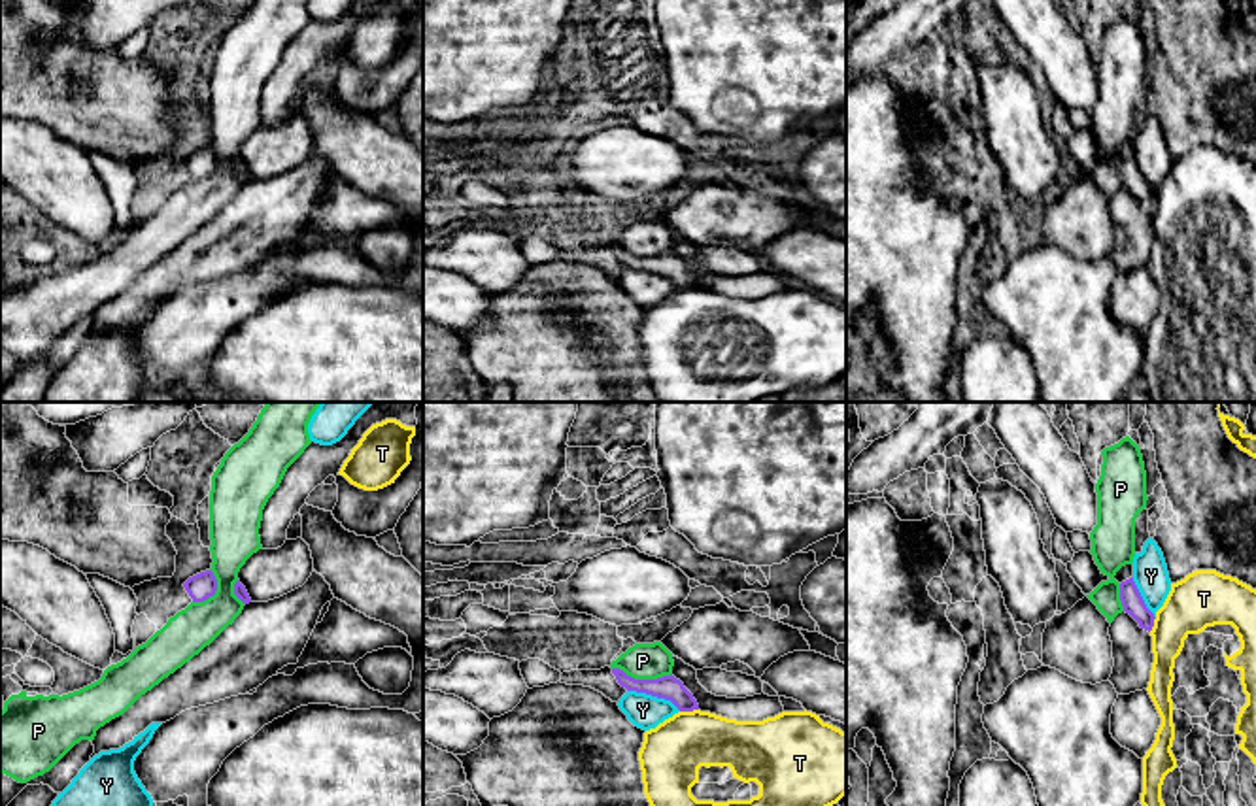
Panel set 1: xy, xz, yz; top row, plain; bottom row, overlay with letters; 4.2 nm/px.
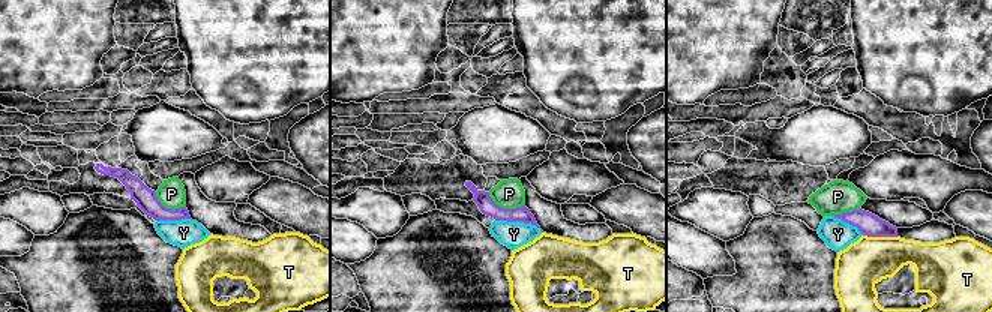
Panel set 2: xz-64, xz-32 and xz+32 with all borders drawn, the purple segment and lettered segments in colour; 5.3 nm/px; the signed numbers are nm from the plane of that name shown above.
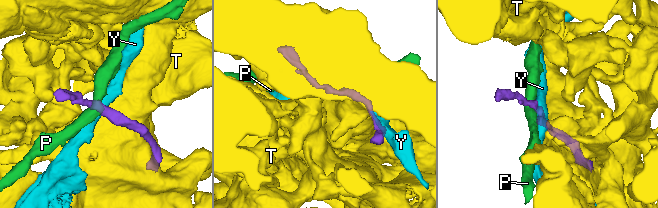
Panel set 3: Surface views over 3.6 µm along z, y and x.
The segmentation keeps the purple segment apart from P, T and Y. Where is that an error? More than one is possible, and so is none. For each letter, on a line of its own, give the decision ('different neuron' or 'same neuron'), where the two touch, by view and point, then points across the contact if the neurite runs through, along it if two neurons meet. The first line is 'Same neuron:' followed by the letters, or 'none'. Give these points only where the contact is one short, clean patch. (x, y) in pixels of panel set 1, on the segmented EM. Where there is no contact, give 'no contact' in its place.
Same neuron: none
P: different neuron; meets purple in xz at (643, 680); border along xz (612, 667), (635, 678), (671, 674)
T: different neuron; meets purple in xz at (688, 710)
Y: different neuron; meets purple in xz at (654, 695); border along xz (628, 689), (669, 699), (680, 710)

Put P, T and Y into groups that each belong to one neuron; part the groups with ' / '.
P / T / Y

